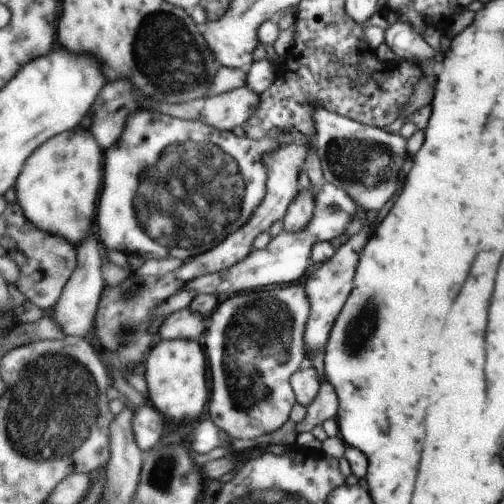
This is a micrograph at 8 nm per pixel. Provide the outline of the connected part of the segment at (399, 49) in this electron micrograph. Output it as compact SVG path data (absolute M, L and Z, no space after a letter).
M397 21L385 30L385 43L396 54L397 60L426 62L434 56L434 50L428 46L422 33L402 21Z

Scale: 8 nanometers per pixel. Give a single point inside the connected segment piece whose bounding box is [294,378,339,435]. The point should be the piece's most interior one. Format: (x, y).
(324, 406)

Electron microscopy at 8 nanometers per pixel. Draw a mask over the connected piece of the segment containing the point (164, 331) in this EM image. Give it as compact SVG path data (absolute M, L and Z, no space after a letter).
M189 307L170 313L162 320L158 337L161 339L199 340L206 330L204 316Z

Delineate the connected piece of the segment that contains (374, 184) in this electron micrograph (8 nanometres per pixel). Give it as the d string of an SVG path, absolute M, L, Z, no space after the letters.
M326 108L317 109L314 117L314 144L325 180L338 188L346 188L348 196L365 211L376 214L379 210L388 210L388 206L392 206L392 198L396 198L404 188L404 166L408 166L412 158L408 138L356 122L356 119Z

